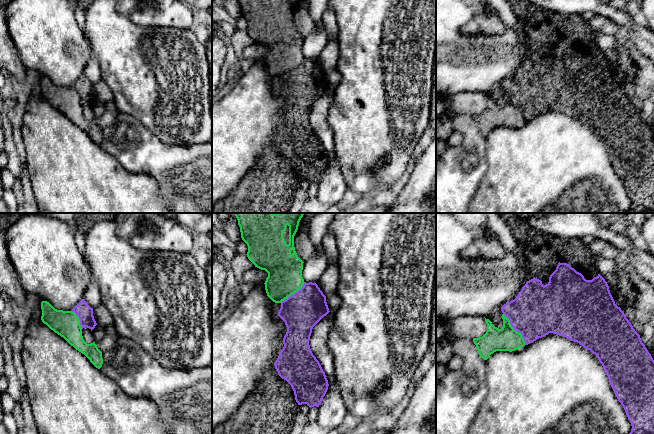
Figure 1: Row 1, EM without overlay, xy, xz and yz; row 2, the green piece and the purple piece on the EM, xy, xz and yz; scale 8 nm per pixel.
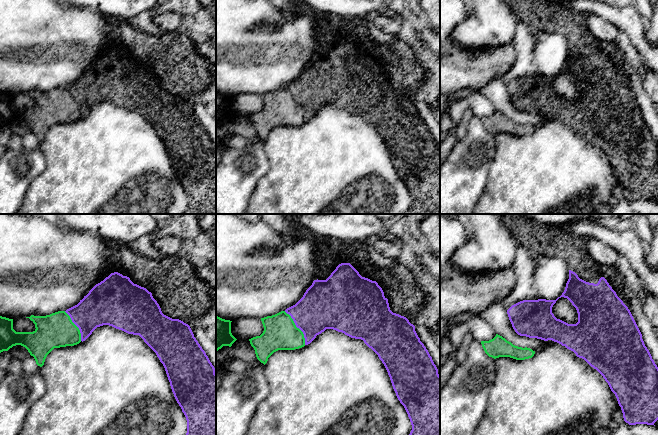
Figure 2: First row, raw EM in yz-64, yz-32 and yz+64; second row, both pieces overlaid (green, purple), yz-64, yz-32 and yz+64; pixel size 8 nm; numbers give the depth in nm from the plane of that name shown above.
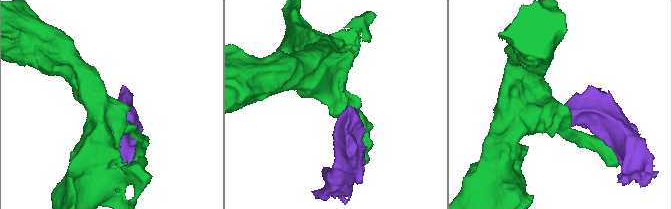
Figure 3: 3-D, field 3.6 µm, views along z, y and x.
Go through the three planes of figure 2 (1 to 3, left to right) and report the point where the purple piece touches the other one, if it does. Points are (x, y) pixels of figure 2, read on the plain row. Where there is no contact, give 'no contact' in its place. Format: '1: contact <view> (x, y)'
1: contact yz-64 (76, 102)
2: contact yz-32 (296, 103)
3: no contact

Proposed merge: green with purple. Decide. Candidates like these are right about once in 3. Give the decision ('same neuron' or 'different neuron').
different neuron

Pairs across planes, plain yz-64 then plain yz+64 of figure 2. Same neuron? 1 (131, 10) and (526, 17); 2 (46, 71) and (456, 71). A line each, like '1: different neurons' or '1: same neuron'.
1: different neurons
2: same neuron

